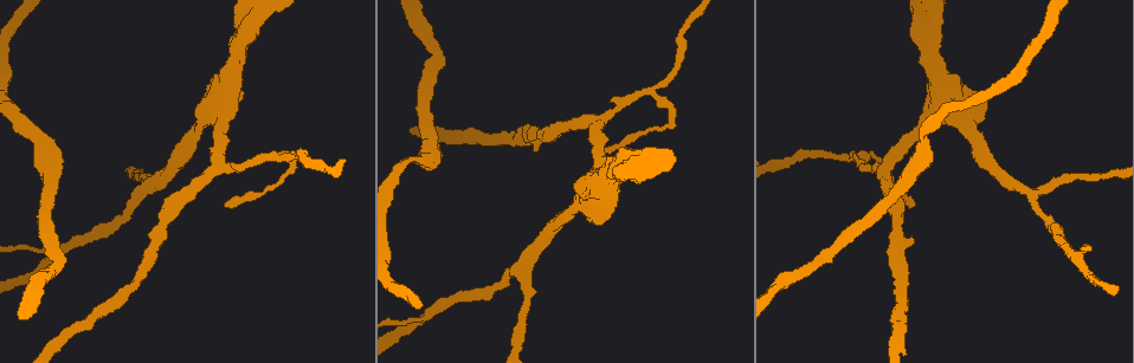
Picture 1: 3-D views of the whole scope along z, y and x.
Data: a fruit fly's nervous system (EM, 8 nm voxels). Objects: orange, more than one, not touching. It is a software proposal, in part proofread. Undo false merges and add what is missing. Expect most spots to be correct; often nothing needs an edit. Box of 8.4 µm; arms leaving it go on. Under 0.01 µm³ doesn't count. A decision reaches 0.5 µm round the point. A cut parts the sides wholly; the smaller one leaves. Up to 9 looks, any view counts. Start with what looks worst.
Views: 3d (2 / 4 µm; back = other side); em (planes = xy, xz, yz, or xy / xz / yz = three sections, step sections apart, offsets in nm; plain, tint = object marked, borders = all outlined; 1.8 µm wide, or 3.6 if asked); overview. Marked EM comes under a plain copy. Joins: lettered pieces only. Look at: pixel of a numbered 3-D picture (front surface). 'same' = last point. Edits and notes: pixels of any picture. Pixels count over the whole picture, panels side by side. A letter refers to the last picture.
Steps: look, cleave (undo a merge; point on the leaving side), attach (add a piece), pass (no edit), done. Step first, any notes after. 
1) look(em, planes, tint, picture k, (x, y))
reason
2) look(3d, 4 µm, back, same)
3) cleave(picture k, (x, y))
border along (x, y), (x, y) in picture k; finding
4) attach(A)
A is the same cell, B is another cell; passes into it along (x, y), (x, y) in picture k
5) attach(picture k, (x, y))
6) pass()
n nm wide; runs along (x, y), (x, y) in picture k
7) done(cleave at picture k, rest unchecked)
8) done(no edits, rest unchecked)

look(3d, 4 µm, picture 1, (293, 162))
abrupt turn

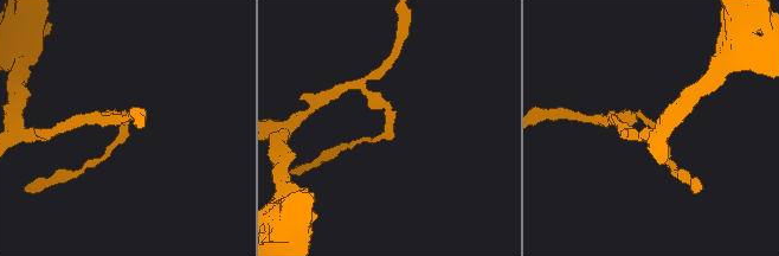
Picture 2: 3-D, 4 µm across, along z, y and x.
look(em, xy, step 8, tint, picture 2, (390, 127))
shape alone is not enough

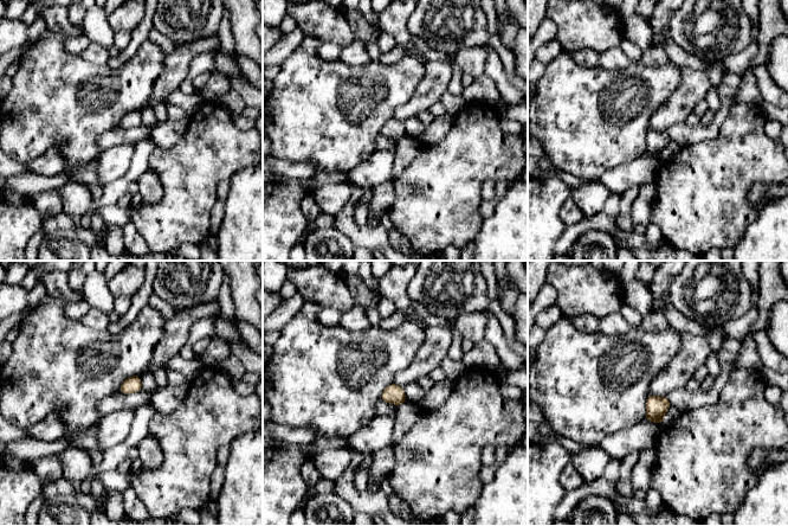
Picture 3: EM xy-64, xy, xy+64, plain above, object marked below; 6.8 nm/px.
look(em, planes, borders, same)

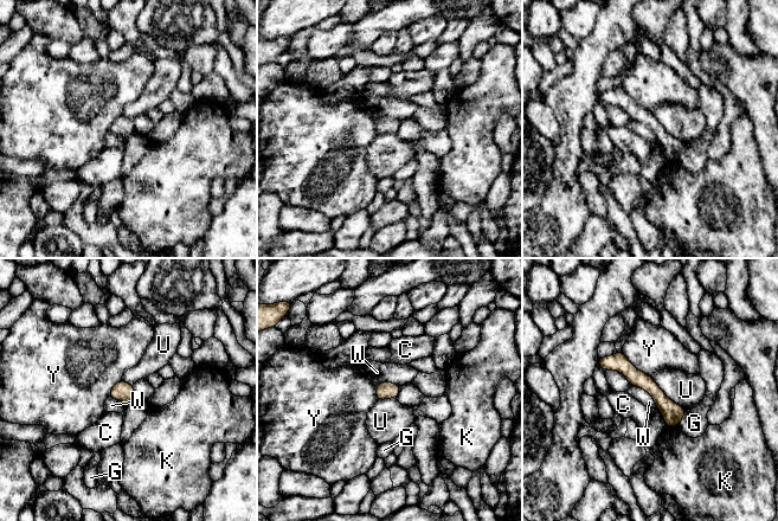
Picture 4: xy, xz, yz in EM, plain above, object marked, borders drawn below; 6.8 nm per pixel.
pass()
120 nm wide; C, G, K, U, W and Y are other cells; one cell here

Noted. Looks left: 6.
look(em, 3.6 µm, yz, step 4, tint, picture 1, (222, 103))
two arms at a narrow angle

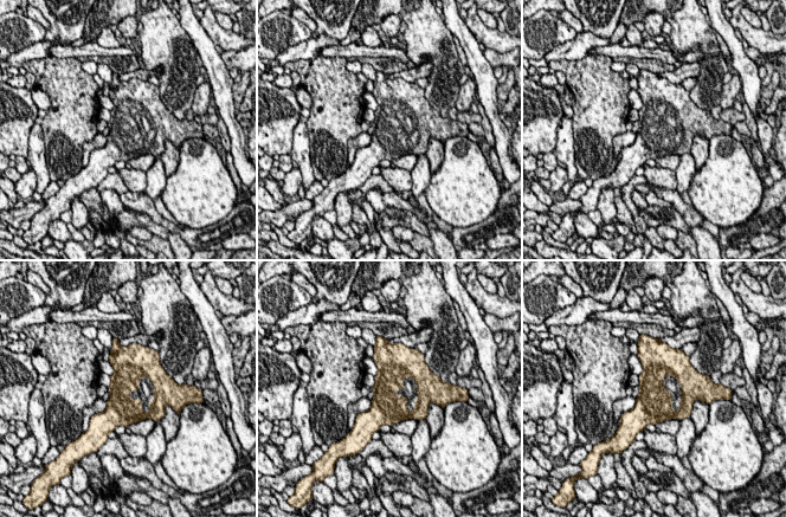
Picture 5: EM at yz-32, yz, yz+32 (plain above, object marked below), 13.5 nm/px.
look(em, 3.6 µm, yz, step 4, borders, same)
what lies round it

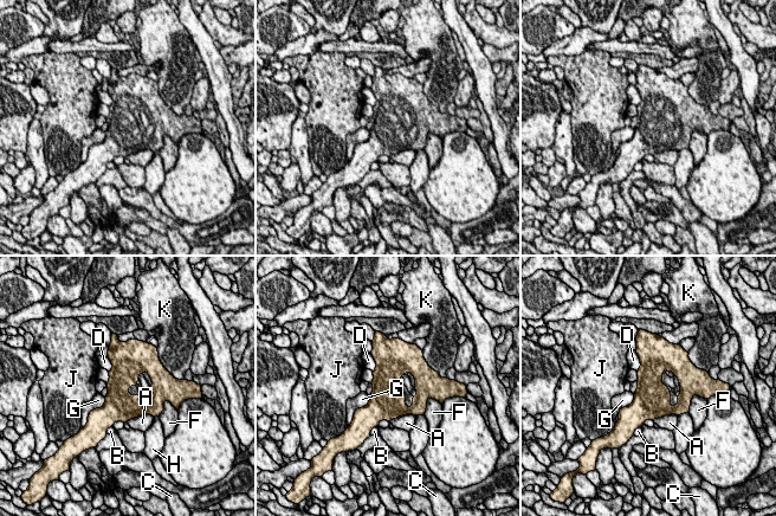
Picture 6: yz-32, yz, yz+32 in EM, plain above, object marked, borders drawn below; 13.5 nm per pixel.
pass()
A touches over 400 nm; A, B, C, D, F, G, H, J and K are other cells; all the same cell

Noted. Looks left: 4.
look(em, xy, step 8, tint, picture 1, (914, 204))
end of a long branch

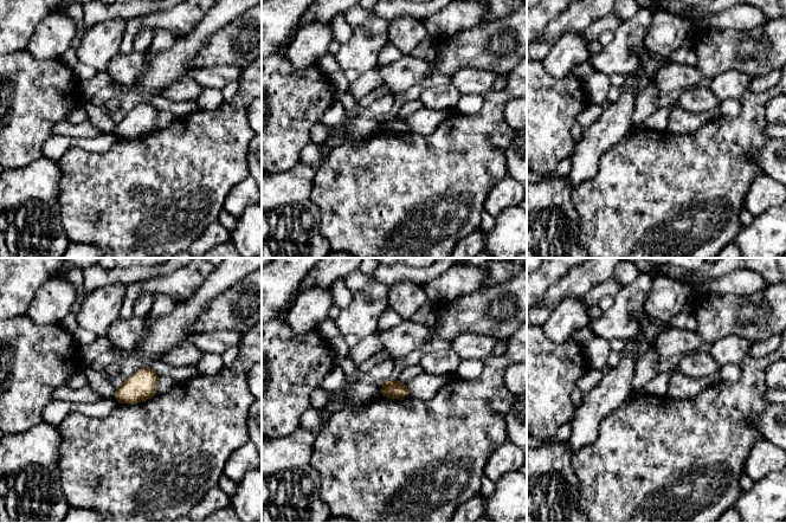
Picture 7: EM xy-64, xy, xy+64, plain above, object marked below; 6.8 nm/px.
look(em, planes, borders, same)

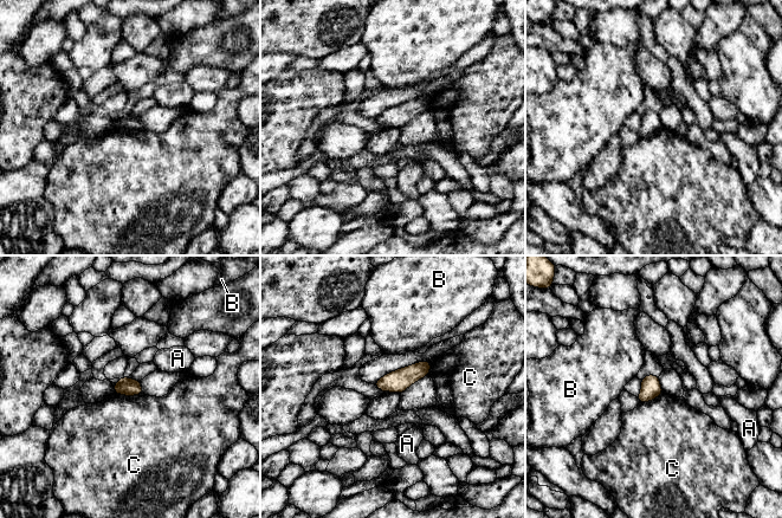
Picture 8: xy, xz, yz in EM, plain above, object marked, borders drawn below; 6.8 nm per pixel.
pass()
C touches over 200 nm; A, B and C are other cells; border along (114, 392), (121, 395), (142, 394) in picture 8; none of them fits

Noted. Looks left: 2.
look(em, 3.6 µm, planes, borders, picture 1, (924, 131))
thin neck

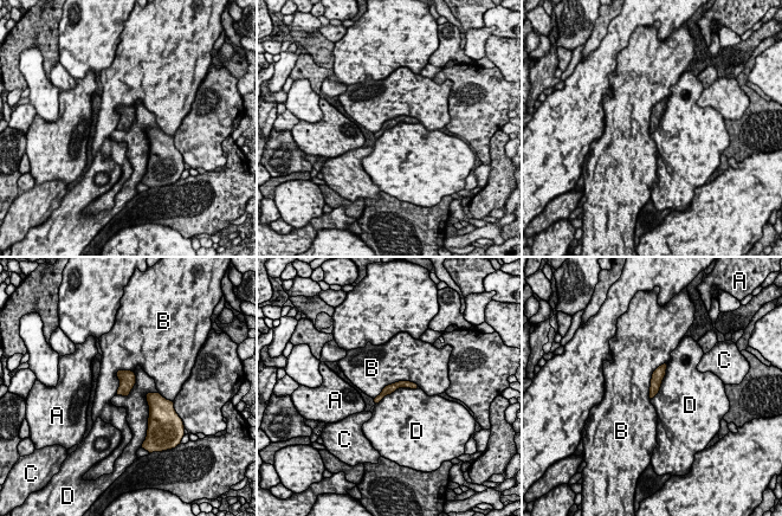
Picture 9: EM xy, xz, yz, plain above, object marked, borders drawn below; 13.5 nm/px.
pass()
A, B, C and D are other cells; runs along (414, 386), (396, 385), (376, 400) in picture 9; all the same cell

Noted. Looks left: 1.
done(no edits, rest unchecked)

